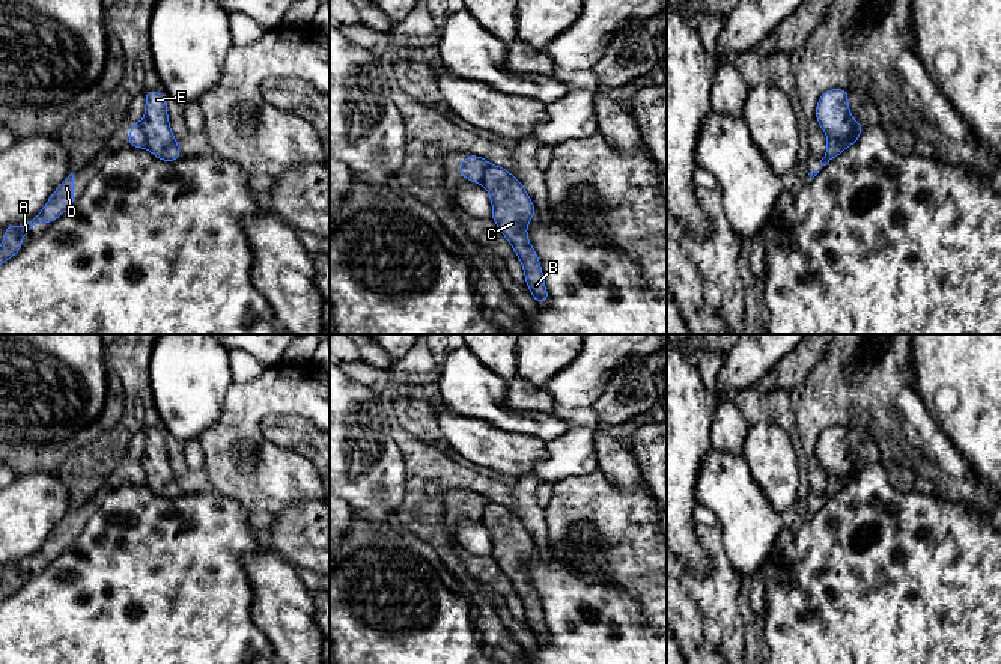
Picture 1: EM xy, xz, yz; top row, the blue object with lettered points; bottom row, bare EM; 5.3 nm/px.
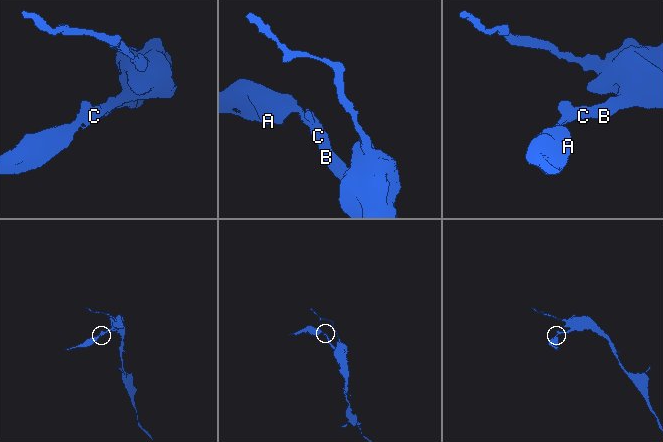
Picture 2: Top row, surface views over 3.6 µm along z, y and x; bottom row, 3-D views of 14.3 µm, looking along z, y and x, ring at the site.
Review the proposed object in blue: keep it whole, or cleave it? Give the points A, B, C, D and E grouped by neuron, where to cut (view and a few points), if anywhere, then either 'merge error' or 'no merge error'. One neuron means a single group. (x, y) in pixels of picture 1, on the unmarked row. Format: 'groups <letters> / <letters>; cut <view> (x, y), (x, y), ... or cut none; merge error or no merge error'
groups A D / B C E; cut xy (140, 462), (146, 484); merge error

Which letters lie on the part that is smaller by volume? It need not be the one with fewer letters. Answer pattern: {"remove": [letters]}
{"remove": ["A", "D"]}

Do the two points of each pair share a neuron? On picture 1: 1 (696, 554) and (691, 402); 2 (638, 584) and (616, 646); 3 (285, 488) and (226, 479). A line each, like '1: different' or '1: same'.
1: same
2: different
3: same

